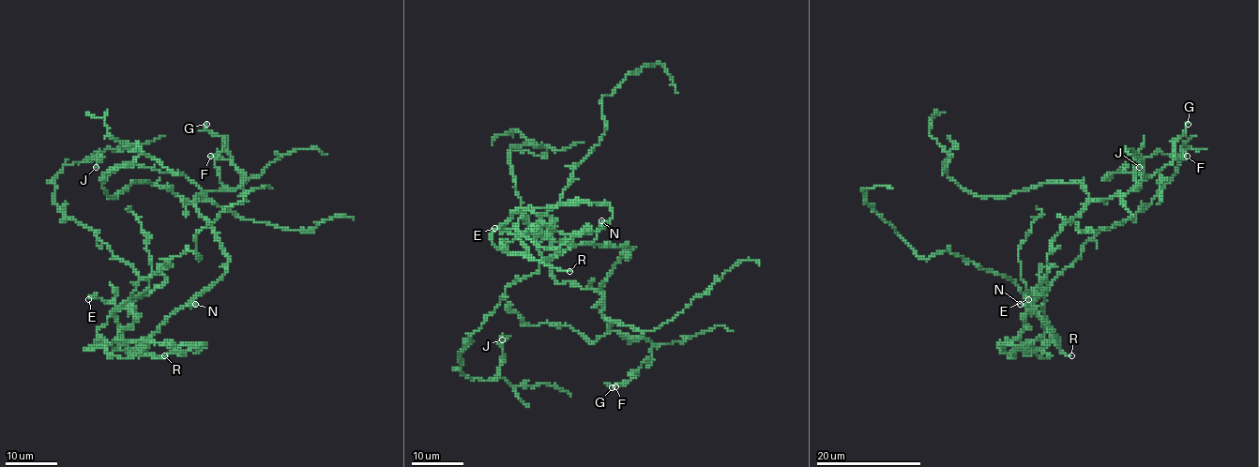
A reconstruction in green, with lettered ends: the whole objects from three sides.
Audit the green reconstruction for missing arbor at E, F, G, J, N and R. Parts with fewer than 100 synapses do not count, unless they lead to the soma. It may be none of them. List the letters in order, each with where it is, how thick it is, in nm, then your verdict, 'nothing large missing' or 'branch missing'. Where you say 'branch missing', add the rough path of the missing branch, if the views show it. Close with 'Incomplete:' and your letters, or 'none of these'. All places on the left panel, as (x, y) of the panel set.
E: at (88, 299); 300 nm thick; nothing large missing
F: at (210, 156); 140 nm thick; nothing large missing
G: at (206, 124); 100 nm thick; nothing large missing
J: at (96, 167); 160 nm thick; nothing large missing
N: at (195, 304); 220 nm thick; nothing large missing
R: at (164, 355); 180 nm thick; branch missing; missing branch runs (164, 355), (238, 349), (297, 310), (349, 256), (349, 244), (362, 231), (356, 224)
Incomplete: R

